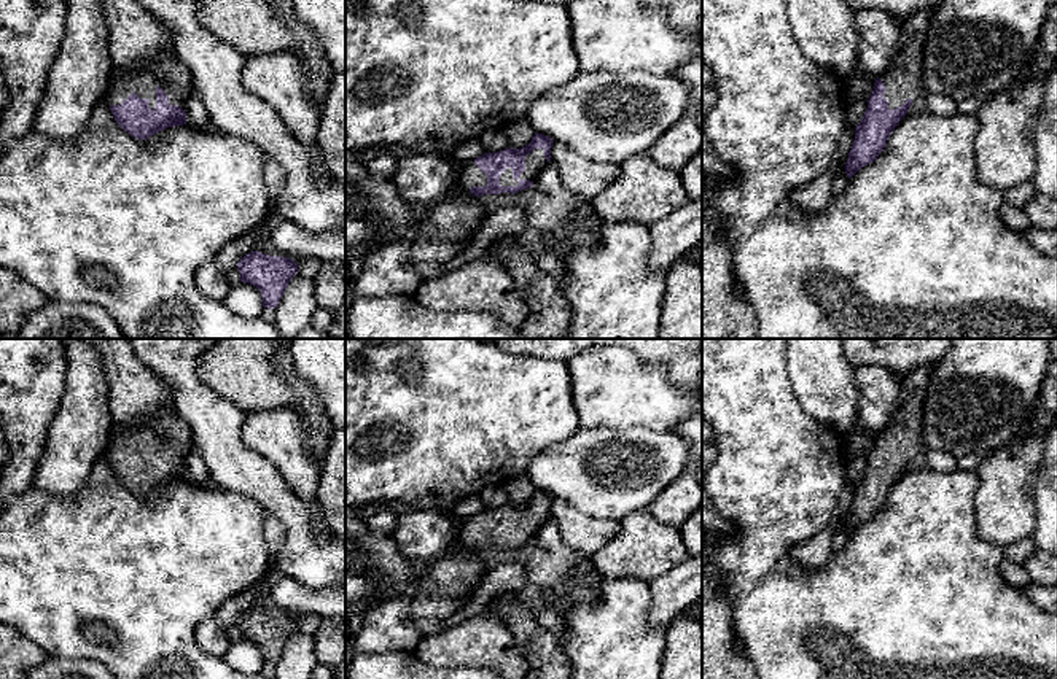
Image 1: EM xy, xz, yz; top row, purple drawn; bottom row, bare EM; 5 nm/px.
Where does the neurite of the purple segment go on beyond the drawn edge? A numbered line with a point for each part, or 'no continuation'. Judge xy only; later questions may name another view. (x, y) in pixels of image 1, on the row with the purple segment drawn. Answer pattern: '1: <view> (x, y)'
1: xy (167, 72)

